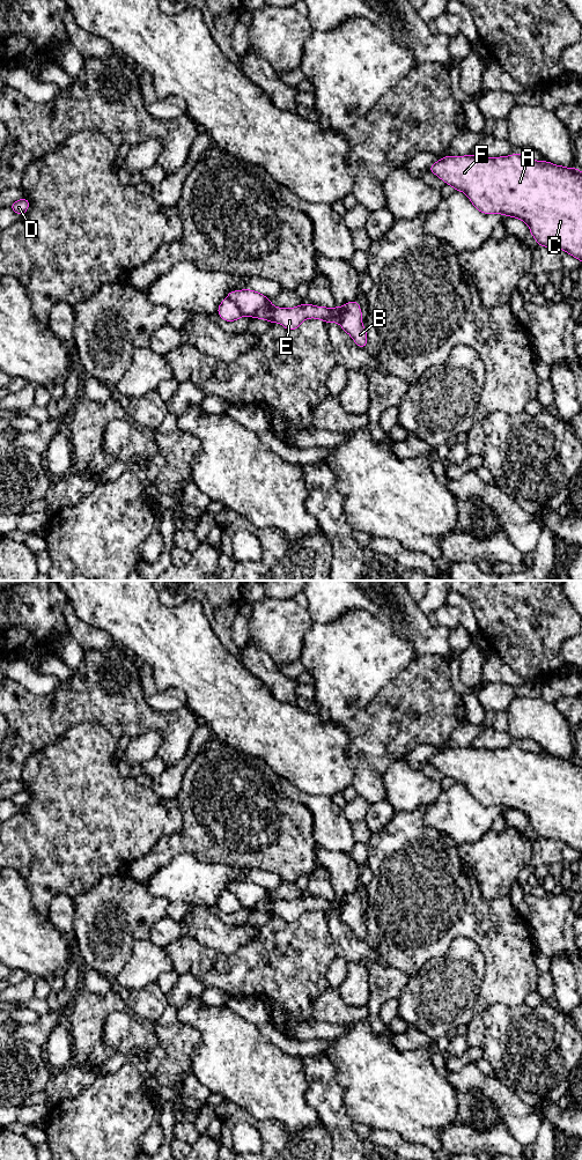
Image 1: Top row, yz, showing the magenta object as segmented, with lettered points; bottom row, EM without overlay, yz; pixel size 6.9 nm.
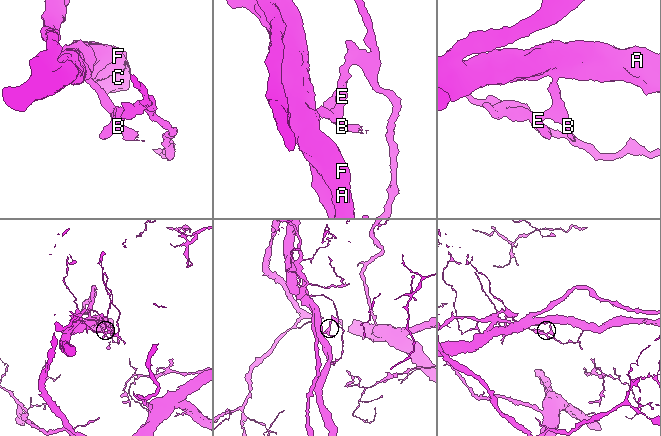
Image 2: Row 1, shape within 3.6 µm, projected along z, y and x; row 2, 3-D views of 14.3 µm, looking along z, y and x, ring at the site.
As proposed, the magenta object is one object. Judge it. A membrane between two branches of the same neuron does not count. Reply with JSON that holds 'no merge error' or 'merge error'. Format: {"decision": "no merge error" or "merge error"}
{"decision": "merge error"}

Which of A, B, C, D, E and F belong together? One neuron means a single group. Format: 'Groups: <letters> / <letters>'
Groups: A B C E F / D

